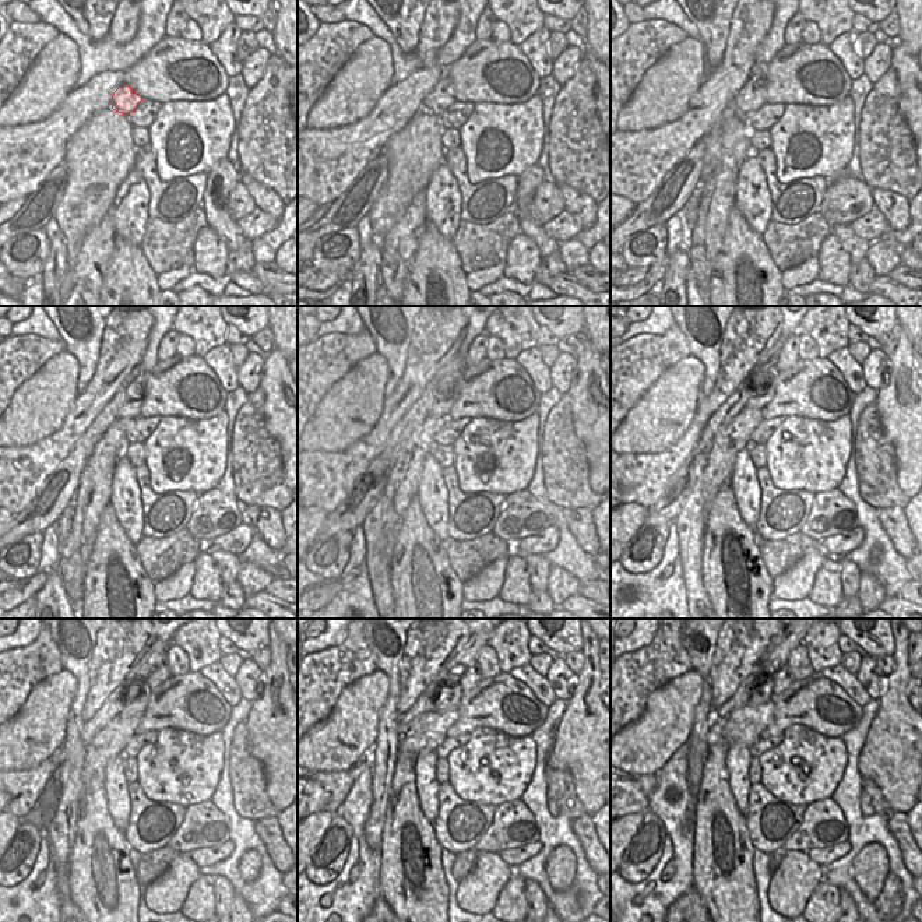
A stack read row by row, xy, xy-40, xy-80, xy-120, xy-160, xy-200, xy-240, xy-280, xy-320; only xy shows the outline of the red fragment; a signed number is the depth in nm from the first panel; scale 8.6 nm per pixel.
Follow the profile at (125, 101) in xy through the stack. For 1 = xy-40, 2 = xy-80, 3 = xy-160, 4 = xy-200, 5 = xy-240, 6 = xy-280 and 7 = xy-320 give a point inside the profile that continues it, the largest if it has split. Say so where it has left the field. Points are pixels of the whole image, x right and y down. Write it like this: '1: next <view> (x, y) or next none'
1: next xy-40 (439, 98)
2: next xy-80 (752, 97)
3: next xy-160 (442, 404)
4: next xy-200 (760, 400)
5: next xy-240 (140, 704)
6: next xy-280 (444, 704)
7: next xy-320 (760, 692)

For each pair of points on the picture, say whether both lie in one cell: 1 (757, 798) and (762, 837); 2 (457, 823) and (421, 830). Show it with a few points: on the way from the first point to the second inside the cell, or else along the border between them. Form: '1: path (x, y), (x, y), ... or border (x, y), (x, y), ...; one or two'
1: path (759, 808), (760, 827); one
2: border (432, 823), (435, 838), (443, 848); two

